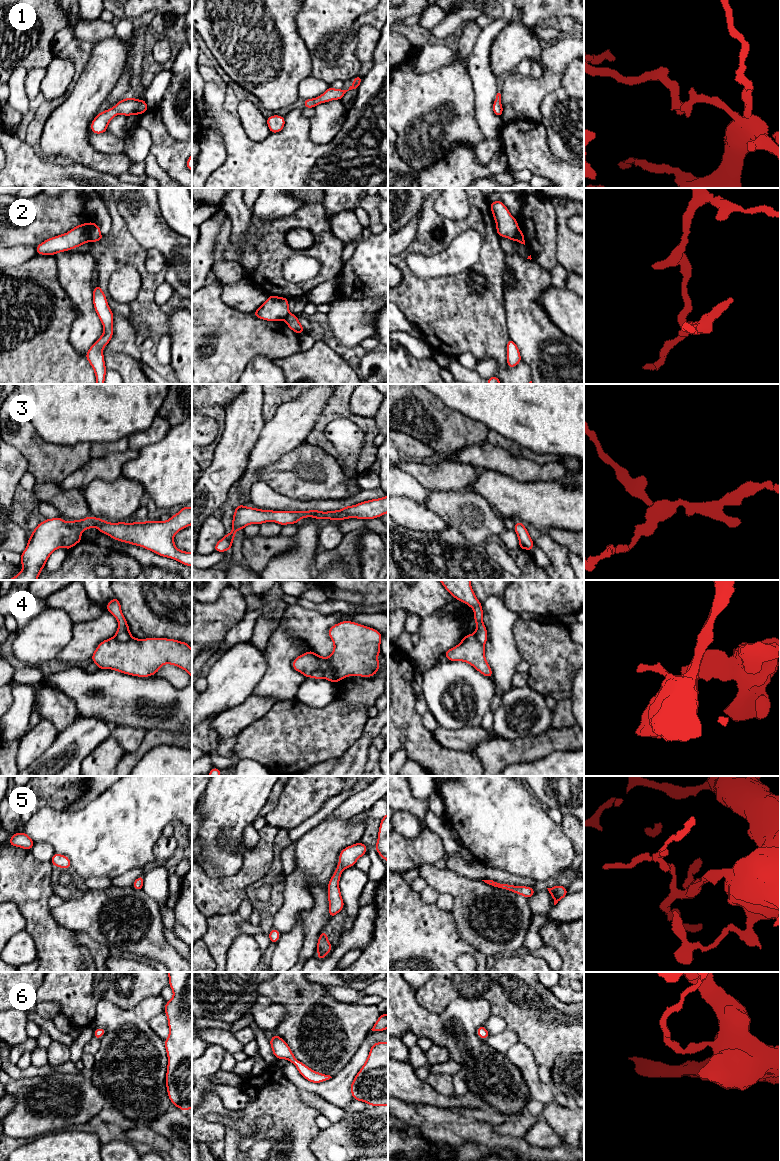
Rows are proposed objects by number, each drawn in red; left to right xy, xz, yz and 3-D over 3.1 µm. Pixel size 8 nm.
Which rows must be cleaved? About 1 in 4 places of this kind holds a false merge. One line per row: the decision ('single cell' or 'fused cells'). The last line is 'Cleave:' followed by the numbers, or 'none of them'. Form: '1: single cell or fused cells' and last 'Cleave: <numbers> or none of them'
1: single cell
2: fused cells
3: single cell
4: fused cells
5: single cell
6: single cell
Cleave: 2, 4

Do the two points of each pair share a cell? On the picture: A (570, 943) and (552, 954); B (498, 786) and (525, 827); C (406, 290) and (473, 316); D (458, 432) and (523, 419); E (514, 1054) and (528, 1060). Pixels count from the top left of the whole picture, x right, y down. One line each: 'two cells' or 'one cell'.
A: two cells
B: one cell
C: one cell
D: two cells
E: one cell

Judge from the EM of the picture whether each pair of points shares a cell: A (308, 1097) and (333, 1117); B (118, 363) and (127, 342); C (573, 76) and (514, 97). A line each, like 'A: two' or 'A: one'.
A: one
B: two
C: two

